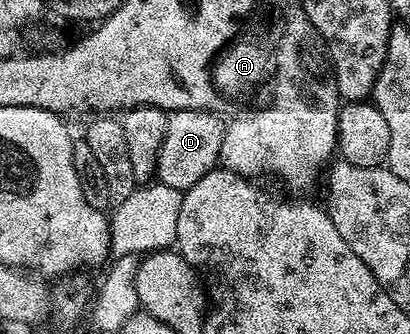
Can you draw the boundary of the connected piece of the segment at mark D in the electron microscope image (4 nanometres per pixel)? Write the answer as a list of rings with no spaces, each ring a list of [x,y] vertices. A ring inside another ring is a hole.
[[[199,109],[173,110],[169,114],[166,135],[156,160],[156,177],[164,186],[187,192],[194,183],[204,178],[220,161],[222,139],[226,125],[215,113]]]

